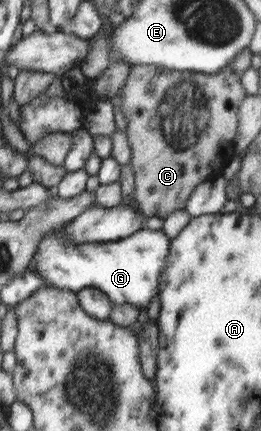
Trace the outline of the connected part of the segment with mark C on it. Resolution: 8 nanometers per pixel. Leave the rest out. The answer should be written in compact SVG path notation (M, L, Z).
M133 65L130 68L126 83L119 91L119 97L122 101L122 112L129 119L125 131L132 154L130 164L137 175L137 189L132 197L137 200L136 207L143 215L165 218L173 211L183 211L191 191L199 183L223 176L225 165L231 161L232 156L236 156L237 111L245 96L241 73L229 67L214 74L167 70L153 65Z

